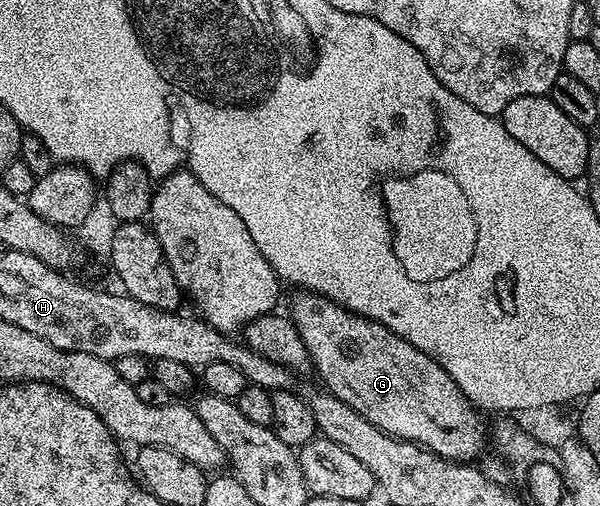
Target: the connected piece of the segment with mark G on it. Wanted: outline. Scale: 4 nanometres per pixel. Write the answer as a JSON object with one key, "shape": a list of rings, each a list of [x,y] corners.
{"shape":[[[299,292],[296,295],[291,302],[289,317],[295,324],[297,338],[303,343],[306,357],[309,362],[311,358],[320,380],[327,385],[324,386],[326,393],[349,404],[349,408],[365,416],[365,420],[381,428],[381,432],[392,434],[406,442],[417,442],[429,452],[447,458],[450,462],[467,464],[484,453],[483,438],[485,442],[489,434],[488,427],[483,427],[484,415],[471,405],[461,388],[457,388],[453,376],[449,376],[449,372],[445,372],[445,368],[441,368],[437,360],[425,356],[421,348],[413,348],[409,340],[385,328],[385,324],[355,314],[329,300],[324,294]]]}

